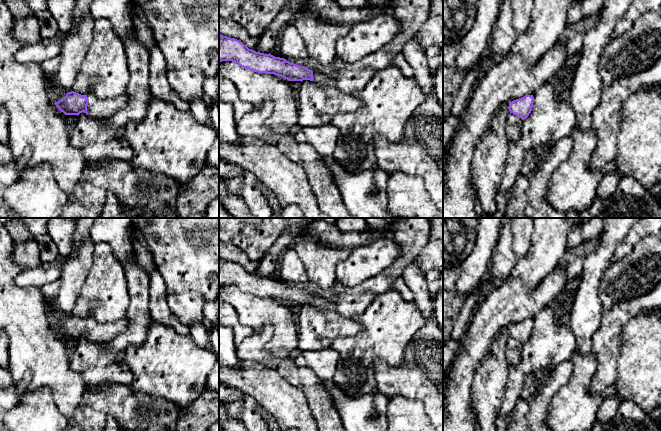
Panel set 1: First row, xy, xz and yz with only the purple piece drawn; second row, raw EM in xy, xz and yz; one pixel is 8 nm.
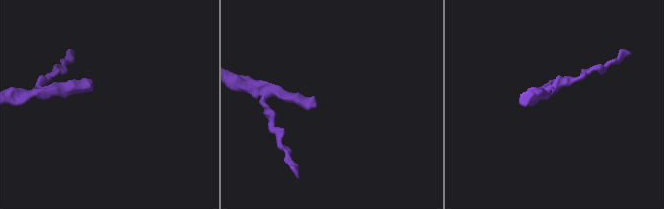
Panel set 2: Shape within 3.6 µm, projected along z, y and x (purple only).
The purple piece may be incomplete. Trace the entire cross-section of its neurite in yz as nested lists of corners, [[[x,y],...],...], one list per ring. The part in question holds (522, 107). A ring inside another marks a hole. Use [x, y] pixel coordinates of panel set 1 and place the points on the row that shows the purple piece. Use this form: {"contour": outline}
{"contour": [[[525,95],[509,103],[509,111],[522,120],[526,119],[532,111],[534,97]]]}

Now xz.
{"contour": [[[219,34],[219,62],[222,61],[232,61],[253,72],[274,74],[289,81],[310,80],[316,84],[335,84],[333,78],[270,53],[256,52],[235,38]]]}

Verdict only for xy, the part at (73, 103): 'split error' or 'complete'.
split error

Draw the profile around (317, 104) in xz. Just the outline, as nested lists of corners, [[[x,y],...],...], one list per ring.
[[[303,80],[296,92],[298,124],[300,127],[320,127],[331,124],[332,118],[340,112],[354,112],[362,107],[362,102],[342,92],[335,84],[316,84]]]

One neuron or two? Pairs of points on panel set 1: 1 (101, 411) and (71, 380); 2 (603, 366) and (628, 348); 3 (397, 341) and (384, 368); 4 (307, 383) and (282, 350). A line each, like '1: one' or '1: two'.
1: two
2: two
3: two
4: two

